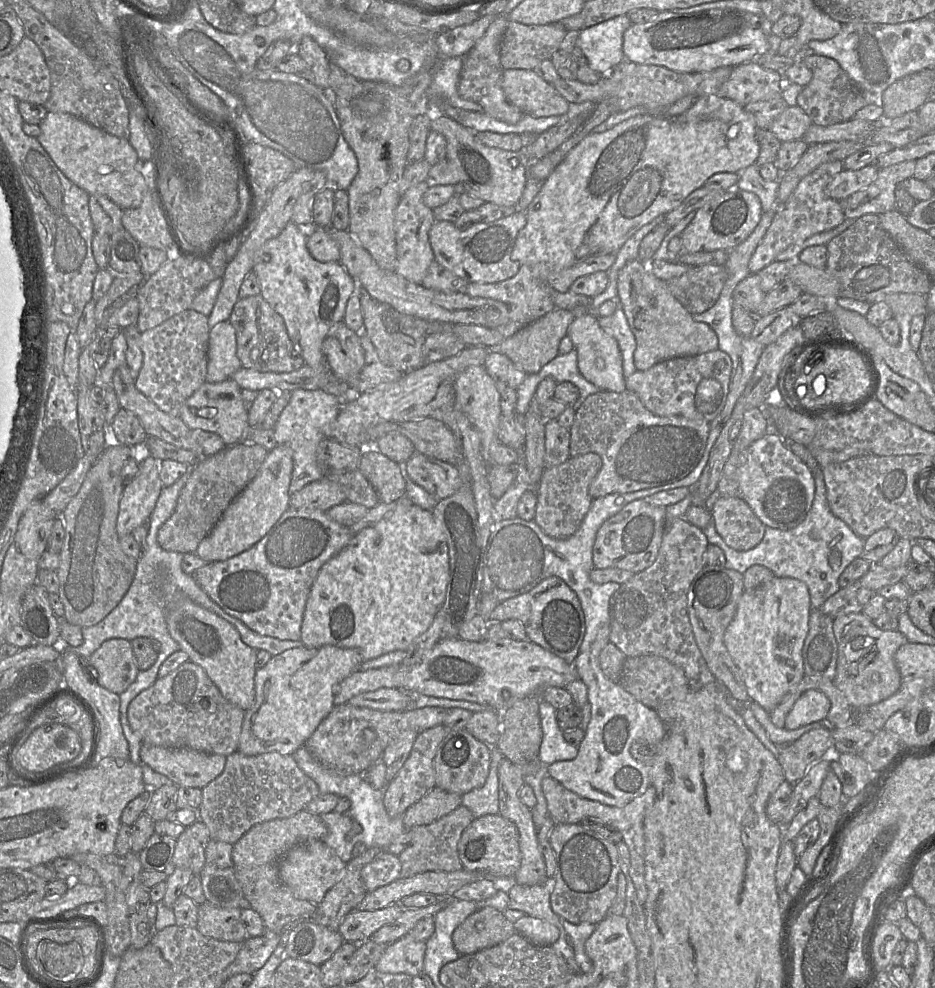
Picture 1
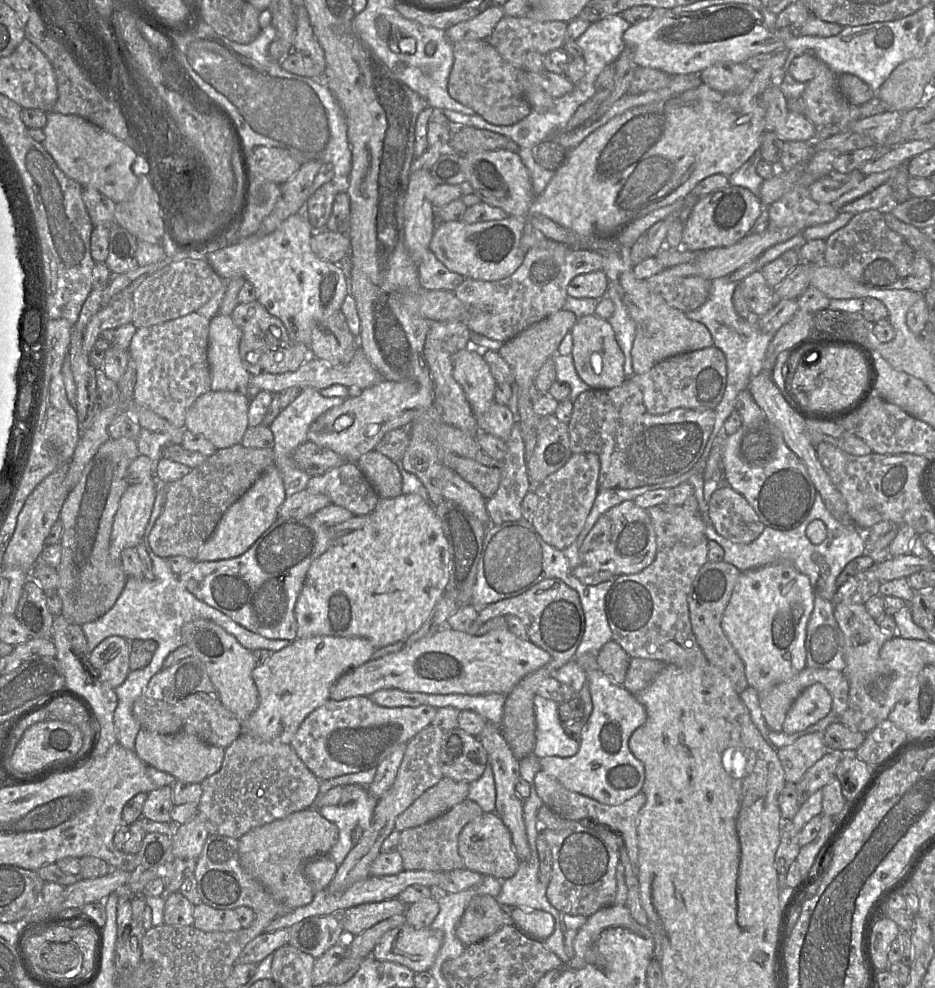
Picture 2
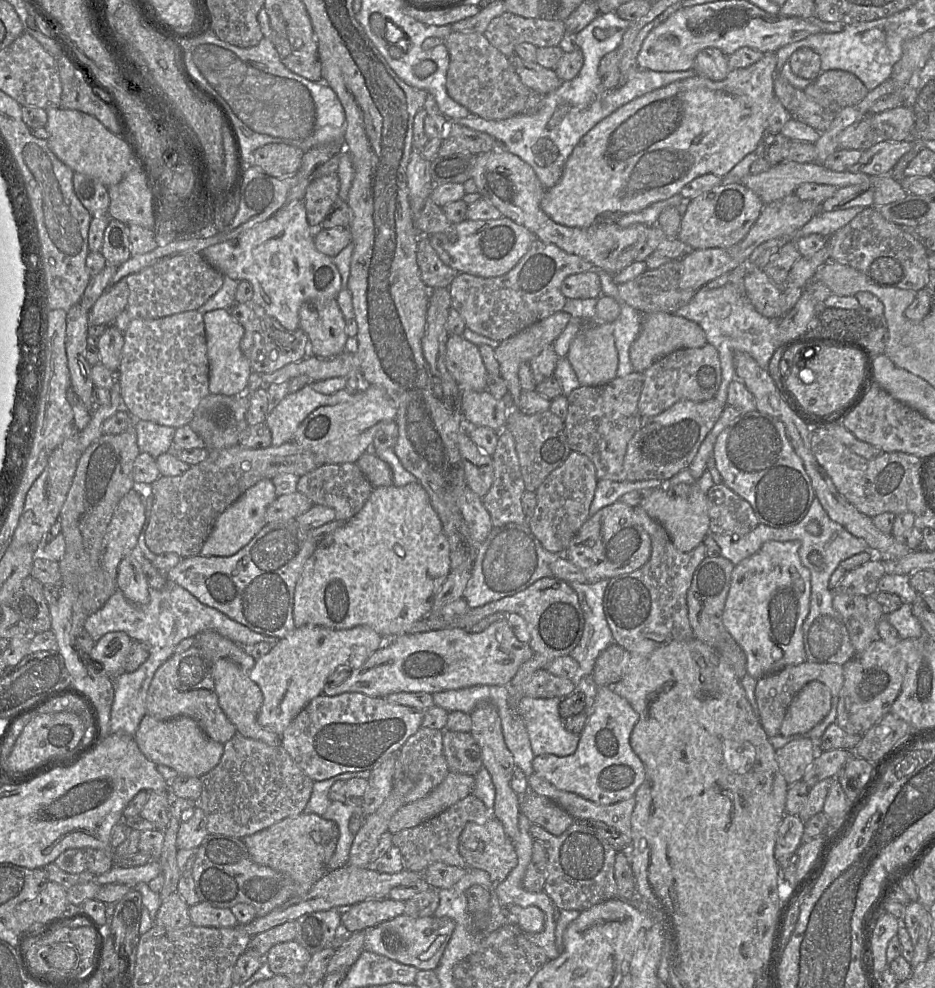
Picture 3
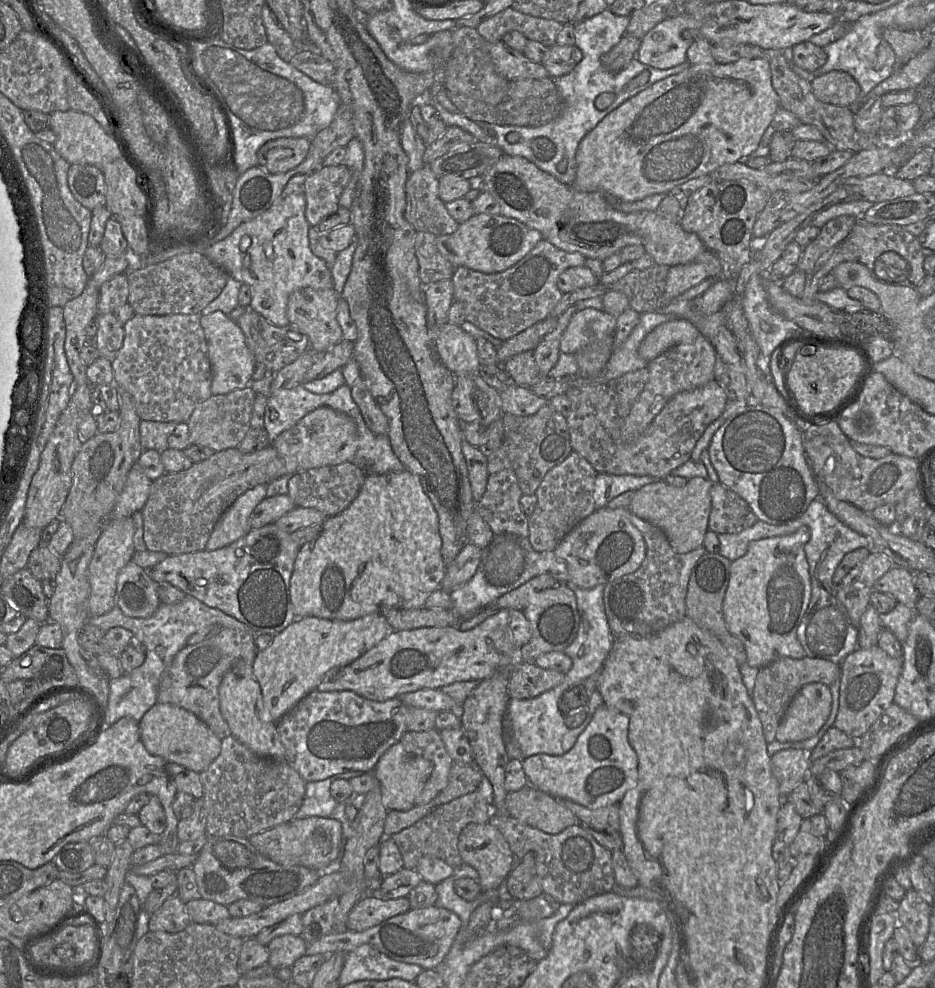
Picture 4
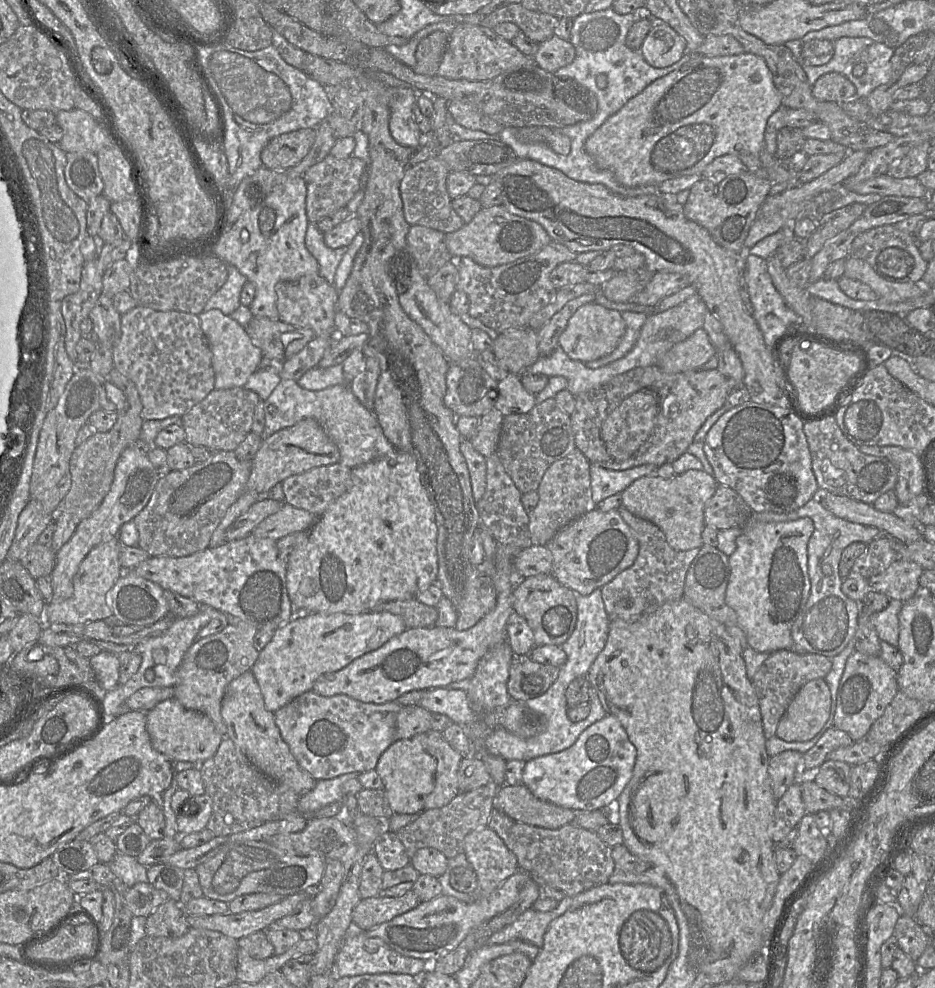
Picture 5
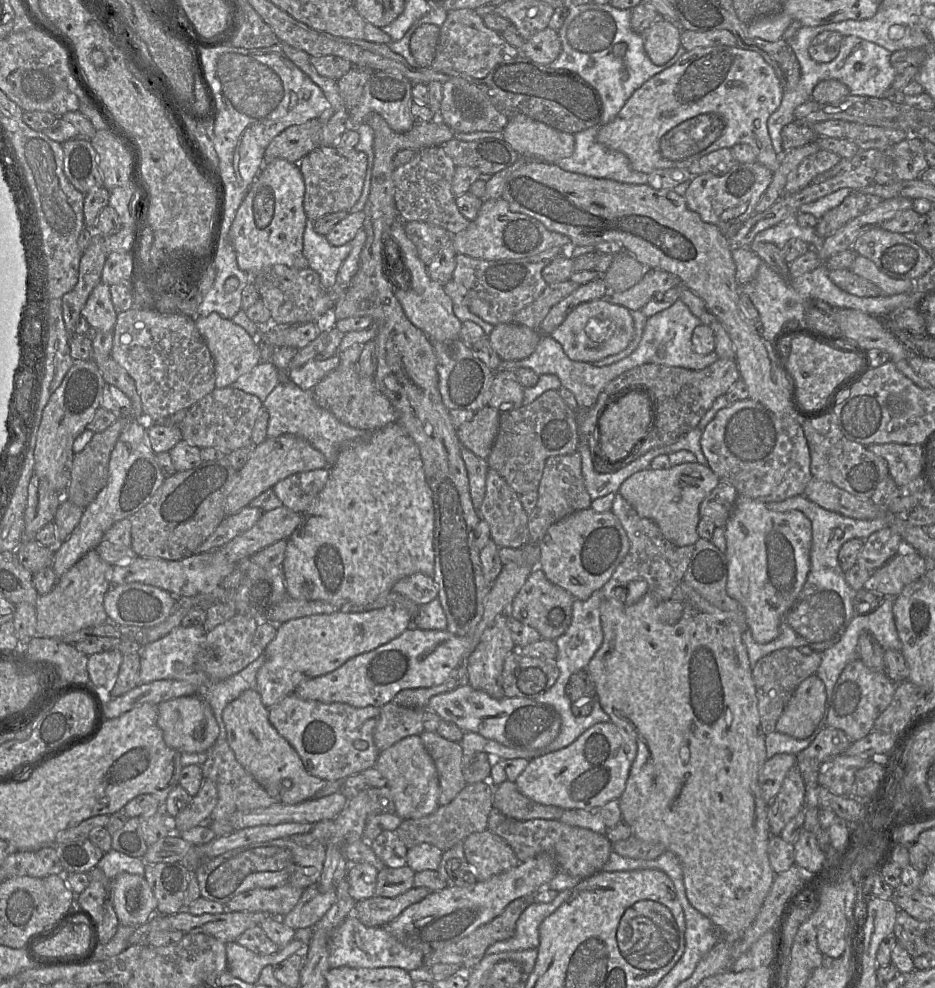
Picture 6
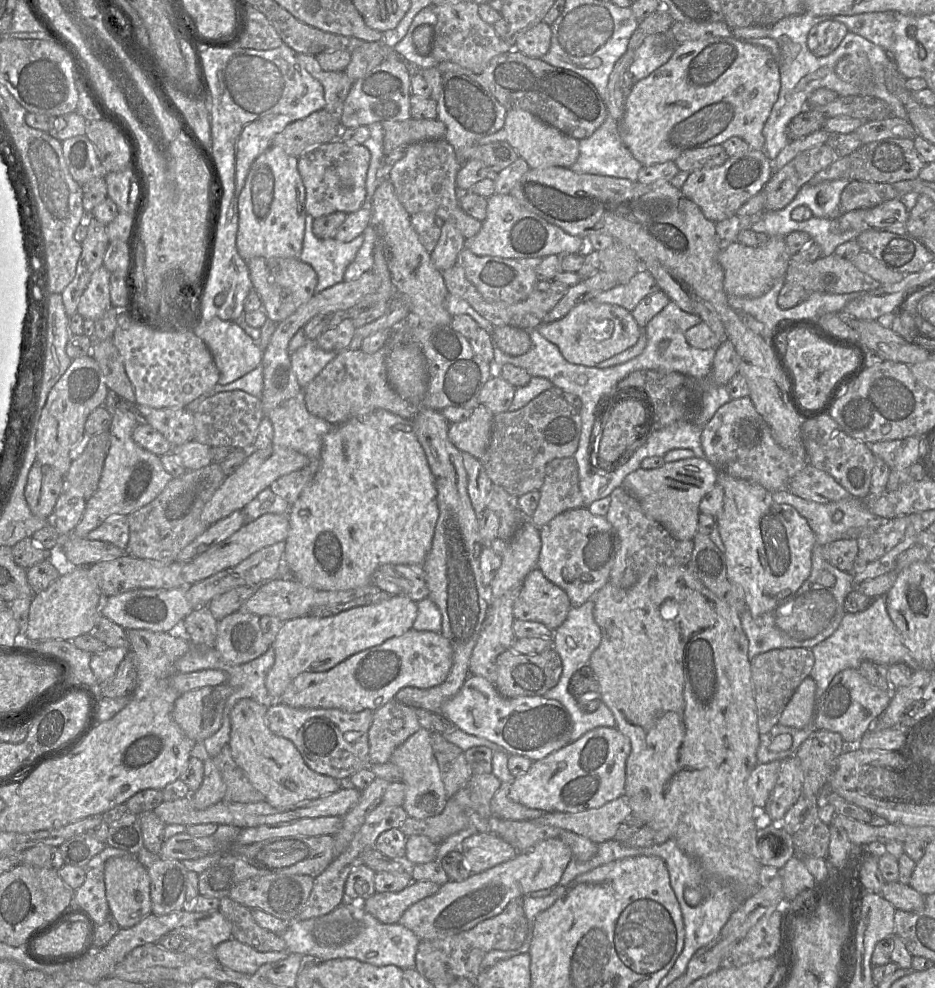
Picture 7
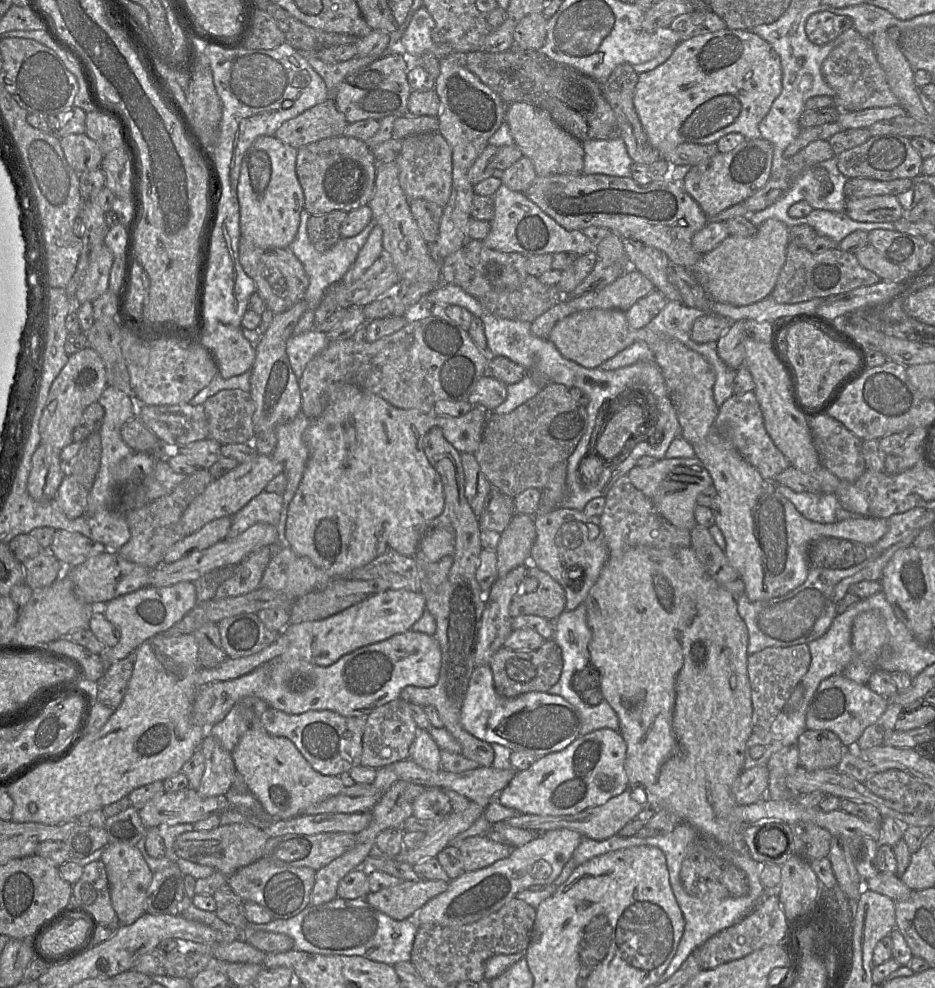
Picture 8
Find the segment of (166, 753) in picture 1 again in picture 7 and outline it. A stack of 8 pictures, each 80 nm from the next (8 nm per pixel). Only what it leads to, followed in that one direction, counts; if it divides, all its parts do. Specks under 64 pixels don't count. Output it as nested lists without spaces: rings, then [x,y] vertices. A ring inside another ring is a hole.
[[[223,683],[180,694],[174,703],[173,720],[188,738],[203,742],[220,729],[224,706],[231,693],[231,686]]]

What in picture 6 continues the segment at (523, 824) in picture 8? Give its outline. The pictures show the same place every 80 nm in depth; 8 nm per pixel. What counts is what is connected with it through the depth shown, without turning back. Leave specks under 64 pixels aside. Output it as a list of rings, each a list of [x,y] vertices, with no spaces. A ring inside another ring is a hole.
[[[613,799],[595,808],[565,810],[559,821],[605,835],[611,827],[622,821],[622,814],[618,799]]]

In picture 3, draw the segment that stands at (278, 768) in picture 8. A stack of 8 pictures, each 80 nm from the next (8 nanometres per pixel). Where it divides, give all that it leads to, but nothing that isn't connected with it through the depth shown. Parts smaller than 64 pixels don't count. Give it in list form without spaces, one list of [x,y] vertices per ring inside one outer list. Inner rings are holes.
[[[212,630],[203,631],[195,637],[196,645],[204,650],[211,661],[211,675],[219,705],[236,727],[237,733],[248,738],[260,740],[271,746],[280,745],[281,736],[263,728],[257,721],[263,703],[263,694],[259,686],[250,678],[250,672],[256,662],[249,653],[250,648],[243,648]]]

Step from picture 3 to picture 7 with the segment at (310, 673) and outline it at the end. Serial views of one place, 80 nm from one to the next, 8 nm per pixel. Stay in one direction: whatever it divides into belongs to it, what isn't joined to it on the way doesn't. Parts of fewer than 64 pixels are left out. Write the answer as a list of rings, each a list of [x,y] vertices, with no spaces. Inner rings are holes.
[[[393,595],[388,600],[354,607],[336,615],[302,616],[285,621],[271,644],[275,661],[265,680],[269,695],[277,701],[300,673],[327,671],[355,653],[402,635],[412,629],[417,614],[417,602],[404,595]]]

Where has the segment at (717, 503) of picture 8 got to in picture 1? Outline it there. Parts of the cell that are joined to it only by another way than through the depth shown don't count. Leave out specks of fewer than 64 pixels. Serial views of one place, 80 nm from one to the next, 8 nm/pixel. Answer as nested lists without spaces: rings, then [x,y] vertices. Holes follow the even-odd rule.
[[[774,576],[761,586],[743,592],[735,617],[725,631],[725,645],[741,672],[749,700],[758,703],[767,712],[771,712],[805,676],[802,650],[808,634],[811,611],[810,593],[804,582]]]

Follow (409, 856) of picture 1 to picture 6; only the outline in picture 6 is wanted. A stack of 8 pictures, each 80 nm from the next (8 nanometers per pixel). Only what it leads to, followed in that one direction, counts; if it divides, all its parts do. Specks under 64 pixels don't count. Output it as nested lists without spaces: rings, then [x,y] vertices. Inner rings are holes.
[[[486,782],[467,784],[448,804],[439,806],[433,813],[421,818],[403,819],[395,831],[408,849],[421,843],[429,843],[444,852],[470,834],[486,830],[492,809],[493,790],[490,784]]]

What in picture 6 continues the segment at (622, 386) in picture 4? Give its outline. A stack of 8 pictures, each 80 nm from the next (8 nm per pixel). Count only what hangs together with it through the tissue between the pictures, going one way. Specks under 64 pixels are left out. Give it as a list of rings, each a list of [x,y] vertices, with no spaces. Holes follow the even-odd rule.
[[[718,358],[713,364],[703,370],[690,370],[680,367],[665,366],[653,363],[635,367],[609,382],[598,395],[595,404],[588,410],[577,411],[578,433],[581,442],[587,442],[599,472],[616,472],[648,451],[670,445],[681,436],[698,426],[701,418],[711,408],[713,402],[725,395],[732,385],[740,379],[736,359]],[[636,387],[647,387],[655,397],[657,416],[653,428],[639,442],[629,455],[618,463],[610,463],[600,458],[598,422],[606,408],[617,398],[632,393]]]

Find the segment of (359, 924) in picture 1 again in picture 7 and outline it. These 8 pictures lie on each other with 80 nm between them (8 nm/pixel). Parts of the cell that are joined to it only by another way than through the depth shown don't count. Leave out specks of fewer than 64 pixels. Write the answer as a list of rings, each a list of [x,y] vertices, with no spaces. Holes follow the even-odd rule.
[[[429,880],[412,881],[399,892],[374,893],[359,903],[364,910],[384,924],[398,923],[403,913],[414,903],[434,895],[440,885]]]

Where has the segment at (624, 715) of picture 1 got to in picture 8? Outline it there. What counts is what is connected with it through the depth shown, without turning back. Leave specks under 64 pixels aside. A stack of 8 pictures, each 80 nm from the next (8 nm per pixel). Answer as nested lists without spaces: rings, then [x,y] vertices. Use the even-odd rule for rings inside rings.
[[[602,728],[578,737],[564,749],[549,753],[526,770],[516,772],[496,799],[521,814],[569,815],[606,803],[628,787],[624,768],[627,744],[619,731]]]

